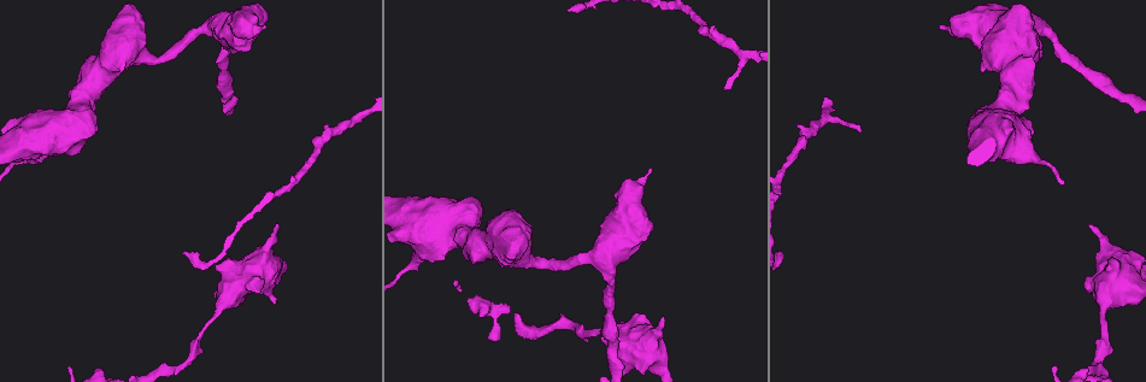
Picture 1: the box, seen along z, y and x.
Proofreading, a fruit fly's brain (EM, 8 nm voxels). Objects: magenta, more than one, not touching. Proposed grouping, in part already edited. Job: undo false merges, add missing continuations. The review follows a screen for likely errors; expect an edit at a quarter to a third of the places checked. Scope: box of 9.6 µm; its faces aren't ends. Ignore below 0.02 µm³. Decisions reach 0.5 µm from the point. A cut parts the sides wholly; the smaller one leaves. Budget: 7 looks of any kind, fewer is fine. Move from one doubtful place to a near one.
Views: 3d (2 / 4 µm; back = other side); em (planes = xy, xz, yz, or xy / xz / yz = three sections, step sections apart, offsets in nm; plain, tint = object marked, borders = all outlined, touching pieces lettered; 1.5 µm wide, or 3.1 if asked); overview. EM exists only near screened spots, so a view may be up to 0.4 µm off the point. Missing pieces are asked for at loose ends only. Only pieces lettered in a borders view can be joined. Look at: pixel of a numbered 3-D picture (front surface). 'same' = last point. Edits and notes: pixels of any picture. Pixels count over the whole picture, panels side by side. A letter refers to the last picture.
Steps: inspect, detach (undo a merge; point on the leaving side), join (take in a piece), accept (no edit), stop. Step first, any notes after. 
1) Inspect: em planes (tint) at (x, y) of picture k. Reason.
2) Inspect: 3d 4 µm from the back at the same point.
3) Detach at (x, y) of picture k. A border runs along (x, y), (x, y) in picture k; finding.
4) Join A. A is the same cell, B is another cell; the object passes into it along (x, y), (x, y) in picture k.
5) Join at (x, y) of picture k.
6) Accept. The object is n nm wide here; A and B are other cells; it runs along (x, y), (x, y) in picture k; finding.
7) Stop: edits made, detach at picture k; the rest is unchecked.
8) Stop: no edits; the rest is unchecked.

Inspect: em xy step 8 (tint) at (725, 90) of picture 1. Free end.

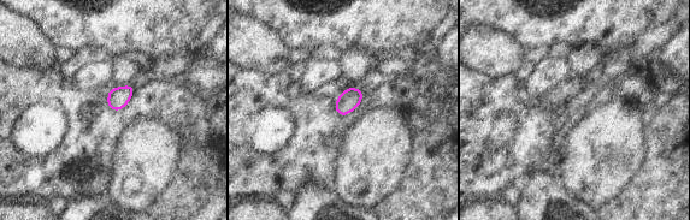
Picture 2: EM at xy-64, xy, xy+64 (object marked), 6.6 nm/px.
Inspect: em xz step 8 (borders) at the same point. Cut it another way.

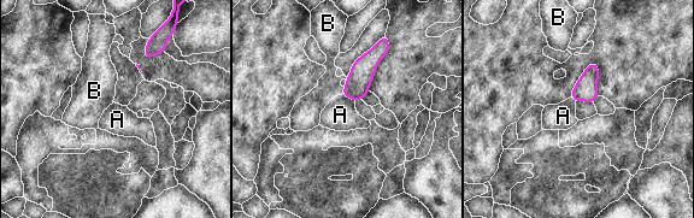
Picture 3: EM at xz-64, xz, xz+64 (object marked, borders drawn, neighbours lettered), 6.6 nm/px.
Accept. The longest contact is with A, 110 nm; A and B are other cells; no lettered piece goes on from it.

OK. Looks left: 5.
Inspect: 3d 2 µm at (272, 303) of picture 1. Branch stops here.

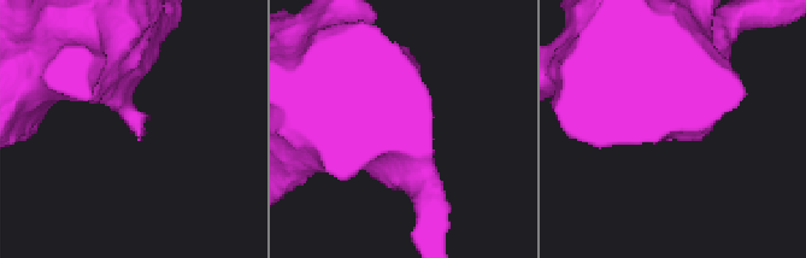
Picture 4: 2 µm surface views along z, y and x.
Inspect: em xy step 8 (tint) at (671, 139) of picture 4.

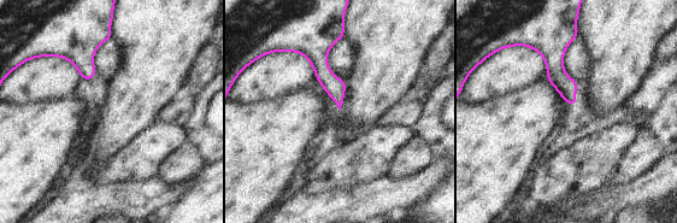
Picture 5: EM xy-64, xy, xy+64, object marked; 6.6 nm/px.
Inspect: em planes (borders) at the same point.

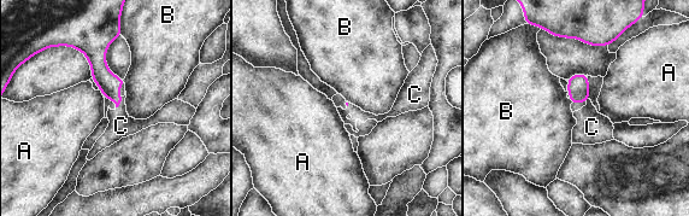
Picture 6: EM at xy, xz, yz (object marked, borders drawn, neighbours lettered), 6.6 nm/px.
Join C. C is the same cell, A and B are other cells; the object passes into it along (109, 83), (119, 103), (121, 126) in picture 6; it goes on there.

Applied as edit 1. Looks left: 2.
Inspect: em planes (borders) at (982, 73) of picture 1. Free end.

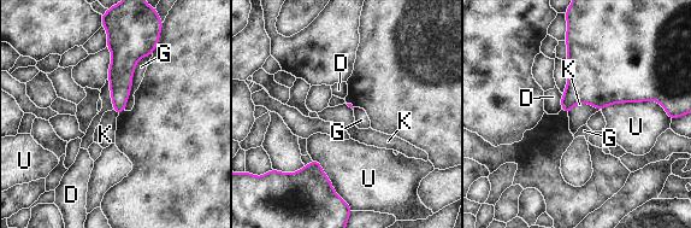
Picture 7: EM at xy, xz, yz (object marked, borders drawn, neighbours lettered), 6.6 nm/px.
Accept. The longest contact is with G, 420 nm; D, G, K and U are other cells; none of them fits.

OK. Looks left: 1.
Stop: edits made, join at picture 6; the rest is unchecked.

